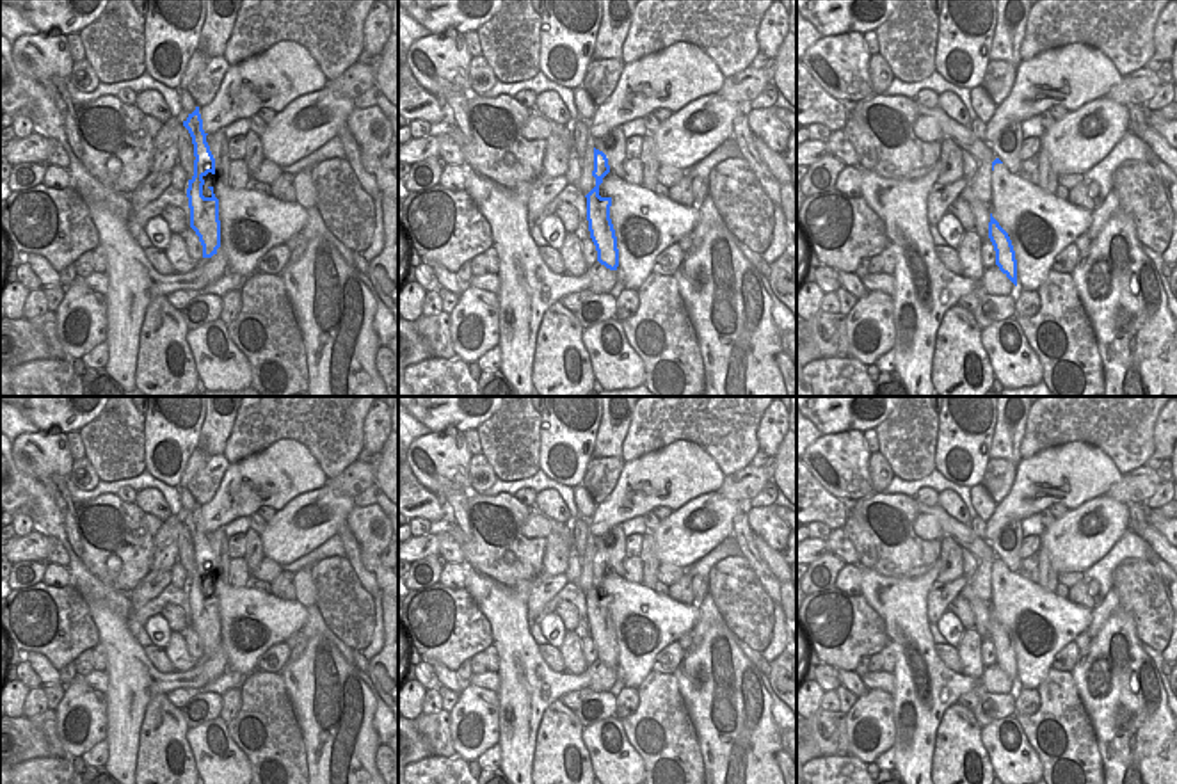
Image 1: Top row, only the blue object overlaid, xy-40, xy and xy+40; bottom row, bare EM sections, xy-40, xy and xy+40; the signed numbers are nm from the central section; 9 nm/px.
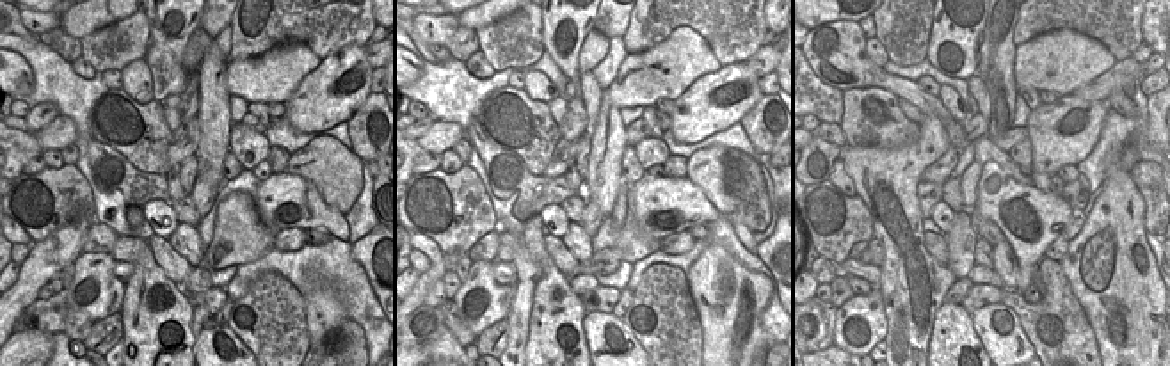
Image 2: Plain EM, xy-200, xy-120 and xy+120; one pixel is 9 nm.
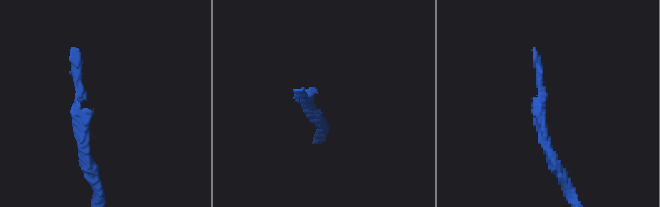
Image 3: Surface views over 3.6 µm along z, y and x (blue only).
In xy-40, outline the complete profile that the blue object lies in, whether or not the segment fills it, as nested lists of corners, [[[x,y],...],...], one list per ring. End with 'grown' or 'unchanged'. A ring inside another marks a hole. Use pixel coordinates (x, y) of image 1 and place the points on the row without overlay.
[[[199,505],[183,519],[194,542],[194,574],[188,578],[187,596],[190,606],[190,626],[199,635],[203,656],[212,656],[220,645],[219,597],[213,592],[215,556],[206,540]]]; grown

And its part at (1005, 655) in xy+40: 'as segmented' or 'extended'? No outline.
as segmented

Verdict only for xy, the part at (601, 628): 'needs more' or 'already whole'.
already whole

